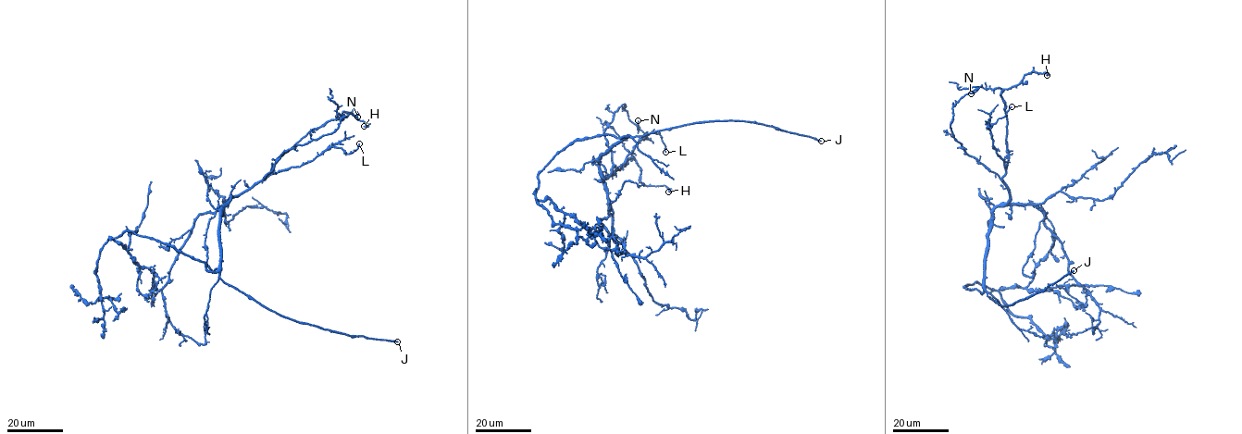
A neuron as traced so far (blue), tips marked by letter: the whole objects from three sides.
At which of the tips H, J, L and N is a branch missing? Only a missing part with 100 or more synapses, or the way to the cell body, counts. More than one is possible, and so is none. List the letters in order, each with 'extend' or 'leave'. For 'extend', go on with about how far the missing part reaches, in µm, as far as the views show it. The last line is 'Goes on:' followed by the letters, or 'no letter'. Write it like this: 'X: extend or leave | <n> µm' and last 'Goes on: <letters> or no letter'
H: leave
J: extend | 140 µm
L: leave
N: leave
Goes on: J

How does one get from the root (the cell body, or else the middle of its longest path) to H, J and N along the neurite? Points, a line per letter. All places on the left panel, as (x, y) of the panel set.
H: (178, 253), (196, 217), (263, 180), (278, 158), (314, 129), (341, 119), (342, 112), (366, 122), (364, 126)
J: (178, 253), (196, 217), (217, 210), (232, 195), (220, 218), (219, 273), (224, 282), (293, 319), (397, 341)
N: (178, 253), (200, 215), (216, 211), (264, 178), (288, 149), (332, 132), (349, 113), (357, 117)

